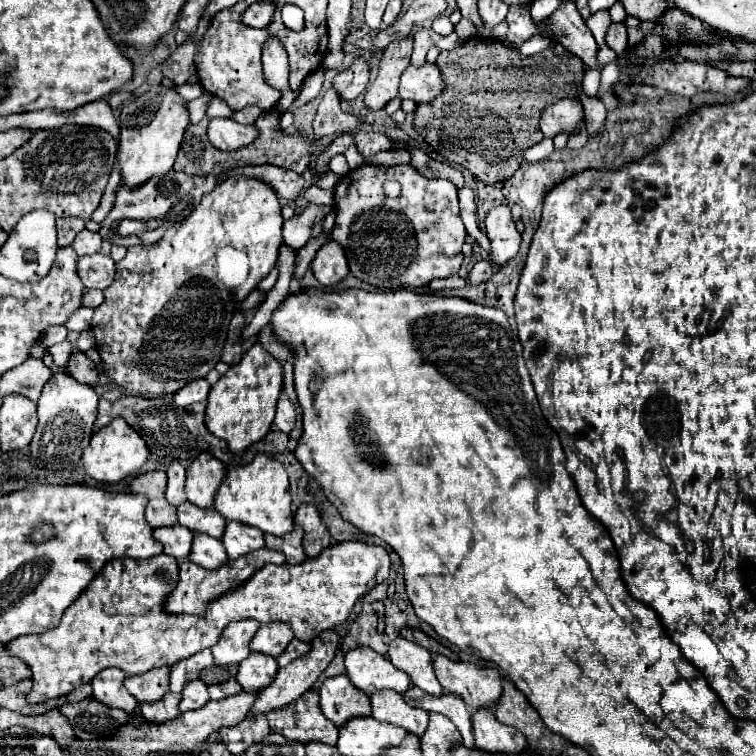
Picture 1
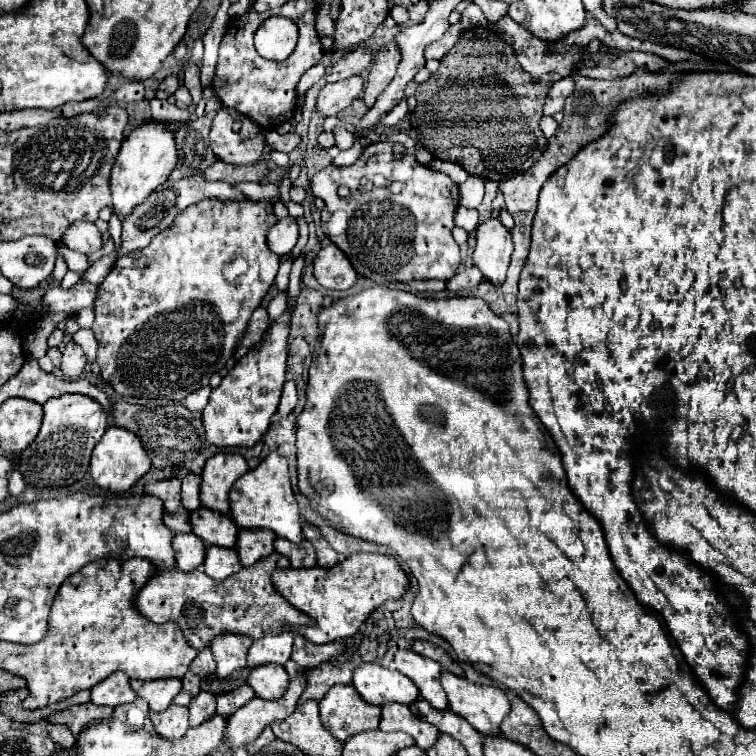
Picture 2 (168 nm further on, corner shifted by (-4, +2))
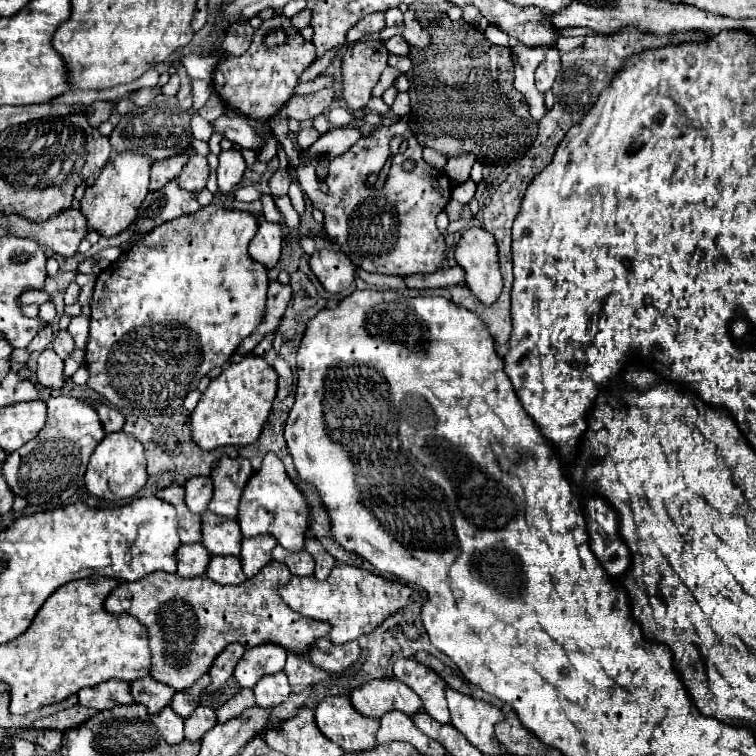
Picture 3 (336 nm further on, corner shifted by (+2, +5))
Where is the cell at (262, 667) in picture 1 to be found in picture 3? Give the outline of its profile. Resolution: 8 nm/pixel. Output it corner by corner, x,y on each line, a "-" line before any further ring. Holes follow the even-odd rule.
284,672
272,674
268,678
262,678
256,686
254,686
254,694
256,694
256,704
260,708
274,708
282,702
288,700
290,696
290,684

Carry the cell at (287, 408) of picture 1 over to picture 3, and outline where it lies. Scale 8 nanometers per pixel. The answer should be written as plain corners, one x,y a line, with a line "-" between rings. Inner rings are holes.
276,356
272,360
272,368
278,374
278,396
276,396
276,400
284,400
292,390
292,370
282,356

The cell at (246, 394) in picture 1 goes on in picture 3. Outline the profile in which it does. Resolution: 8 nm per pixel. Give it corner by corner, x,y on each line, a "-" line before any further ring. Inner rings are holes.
250,356
238,364
226,366
222,374
210,382
208,390
202,394
190,416
192,440
200,446
200,450
214,450
220,446
248,446
256,442
272,410
276,382
278,376
274,374
274,368
258,356

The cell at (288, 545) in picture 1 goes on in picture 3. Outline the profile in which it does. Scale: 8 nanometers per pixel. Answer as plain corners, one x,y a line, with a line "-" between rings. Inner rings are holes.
276,546
272,552
272,558
286,564
294,576
312,576
314,574
314,558
306,550
294,554
290,550
282,550
282,546

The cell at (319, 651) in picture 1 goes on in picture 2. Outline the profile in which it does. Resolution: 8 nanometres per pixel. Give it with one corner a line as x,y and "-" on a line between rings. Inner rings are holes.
300,673
298,677
290,679
284,697
276,701
264,701
260,697
250,699
244,707
240,707
234,715
230,715
224,741
230,747
252,743
266,725
282,721
296,709
296,703
304,689
306,689
306,675

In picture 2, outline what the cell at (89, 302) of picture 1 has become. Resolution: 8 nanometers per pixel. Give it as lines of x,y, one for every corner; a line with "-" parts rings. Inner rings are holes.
78,281
70,289
62,287
48,287
44,293
44,305
40,307
42,313
72,313
82,307
92,307
96,299
98,285
88,281

